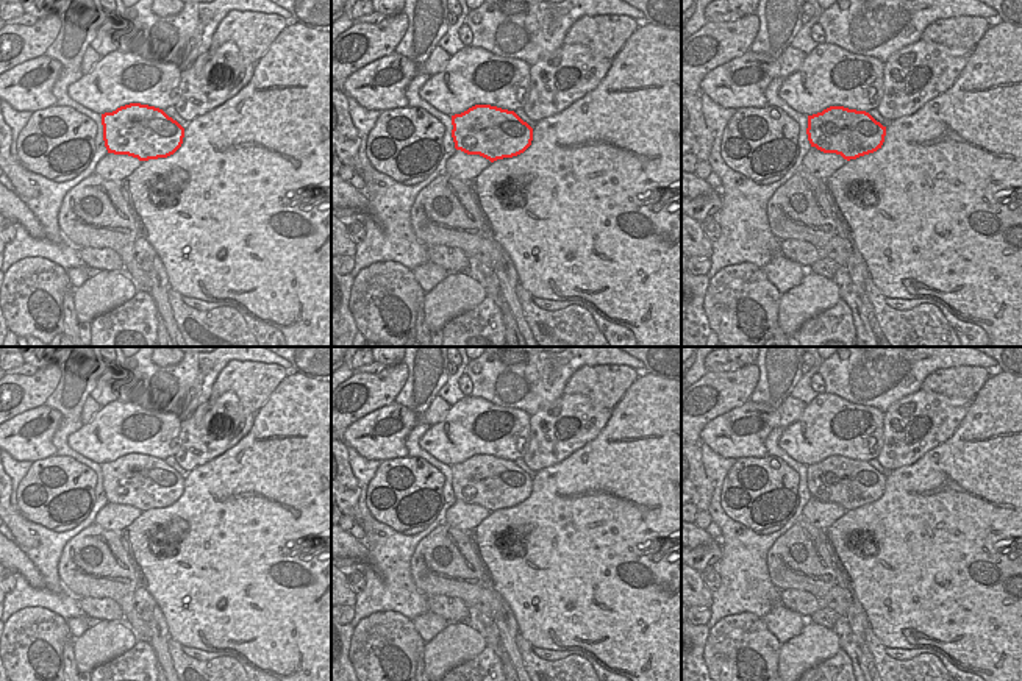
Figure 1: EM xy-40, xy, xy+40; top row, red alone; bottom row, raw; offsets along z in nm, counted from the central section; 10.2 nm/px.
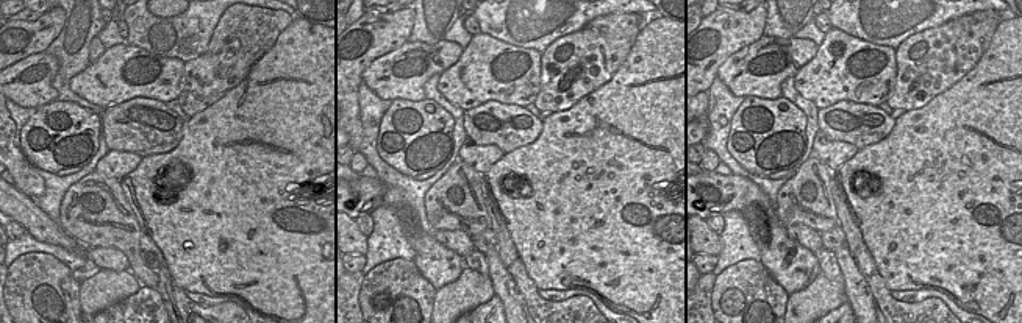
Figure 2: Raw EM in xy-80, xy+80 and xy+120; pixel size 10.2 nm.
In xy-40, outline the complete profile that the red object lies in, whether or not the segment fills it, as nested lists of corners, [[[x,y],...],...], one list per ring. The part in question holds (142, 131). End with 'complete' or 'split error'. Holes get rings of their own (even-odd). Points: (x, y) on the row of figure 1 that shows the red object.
[[[130,103],[102,114],[108,153],[128,155],[139,161],[167,158],[183,144],[184,128],[163,109]]]; complete

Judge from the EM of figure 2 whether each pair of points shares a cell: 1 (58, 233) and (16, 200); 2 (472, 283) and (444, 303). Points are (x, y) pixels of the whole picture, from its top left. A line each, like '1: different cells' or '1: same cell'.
1: same cell
2: same cell

